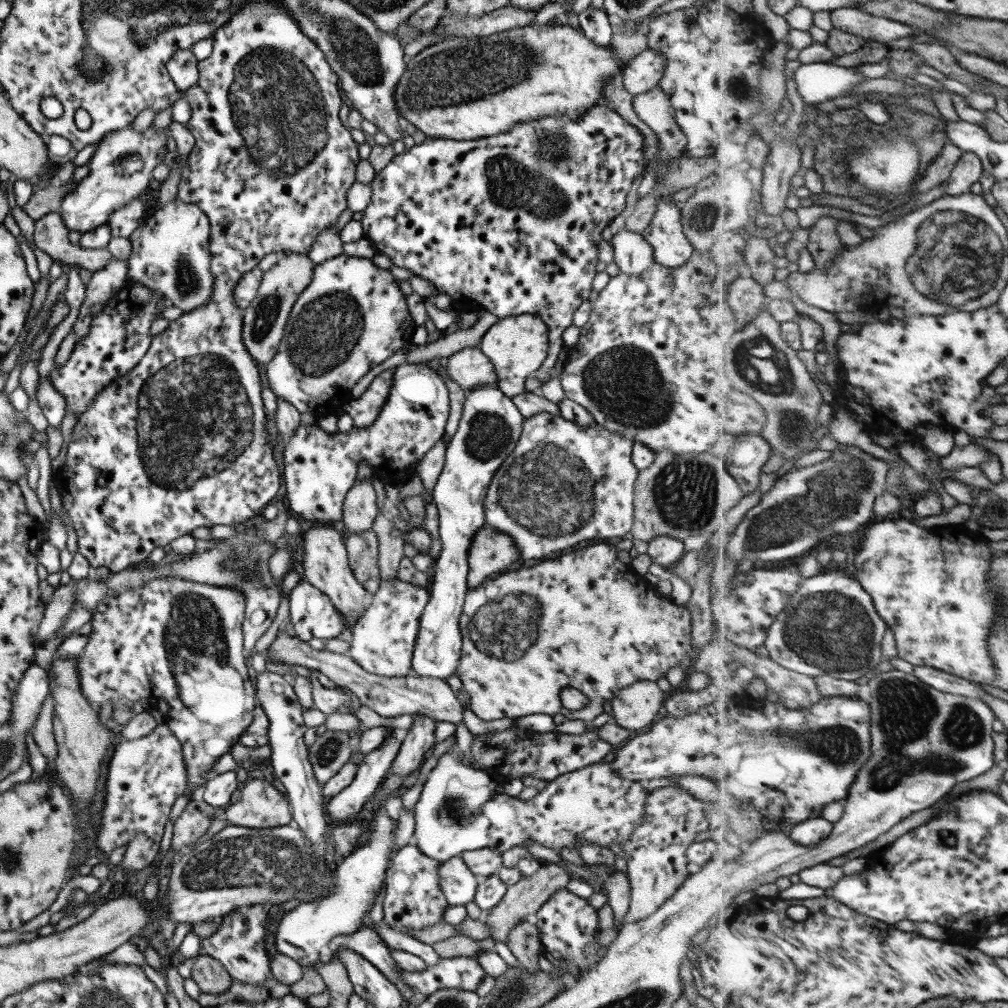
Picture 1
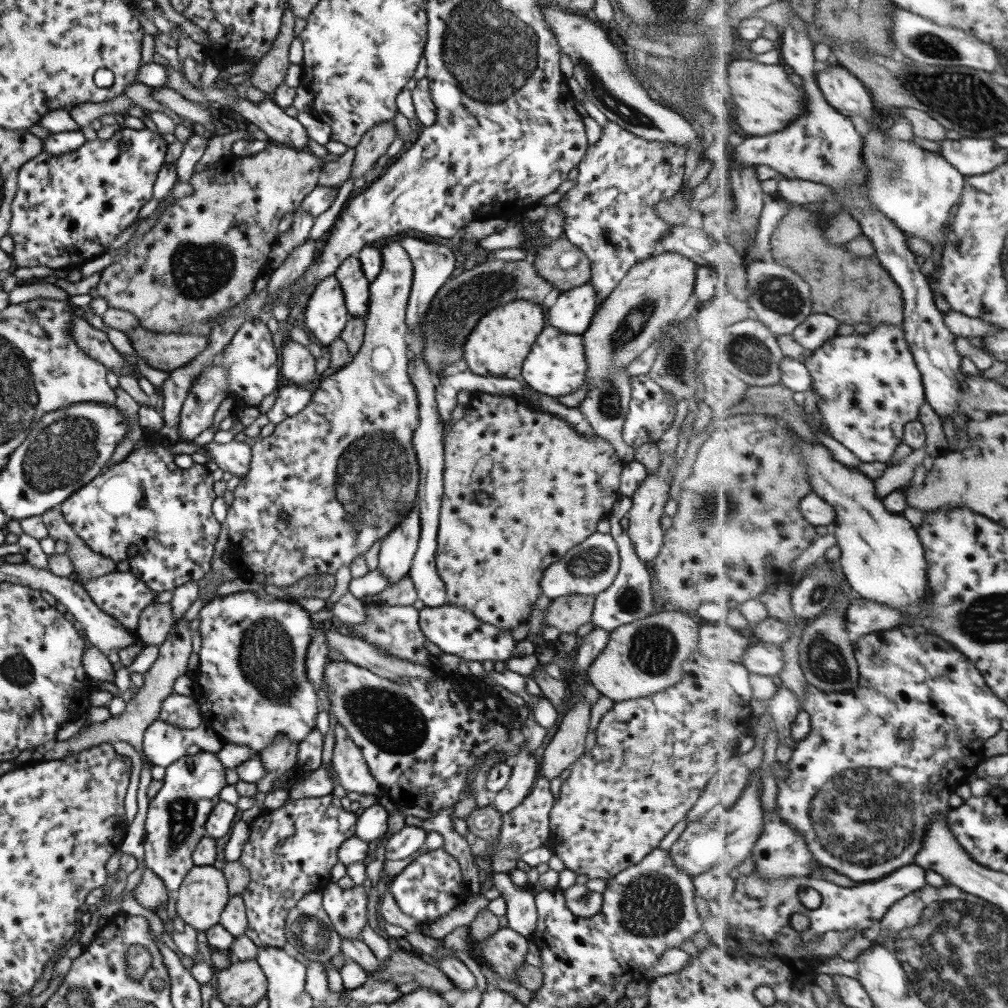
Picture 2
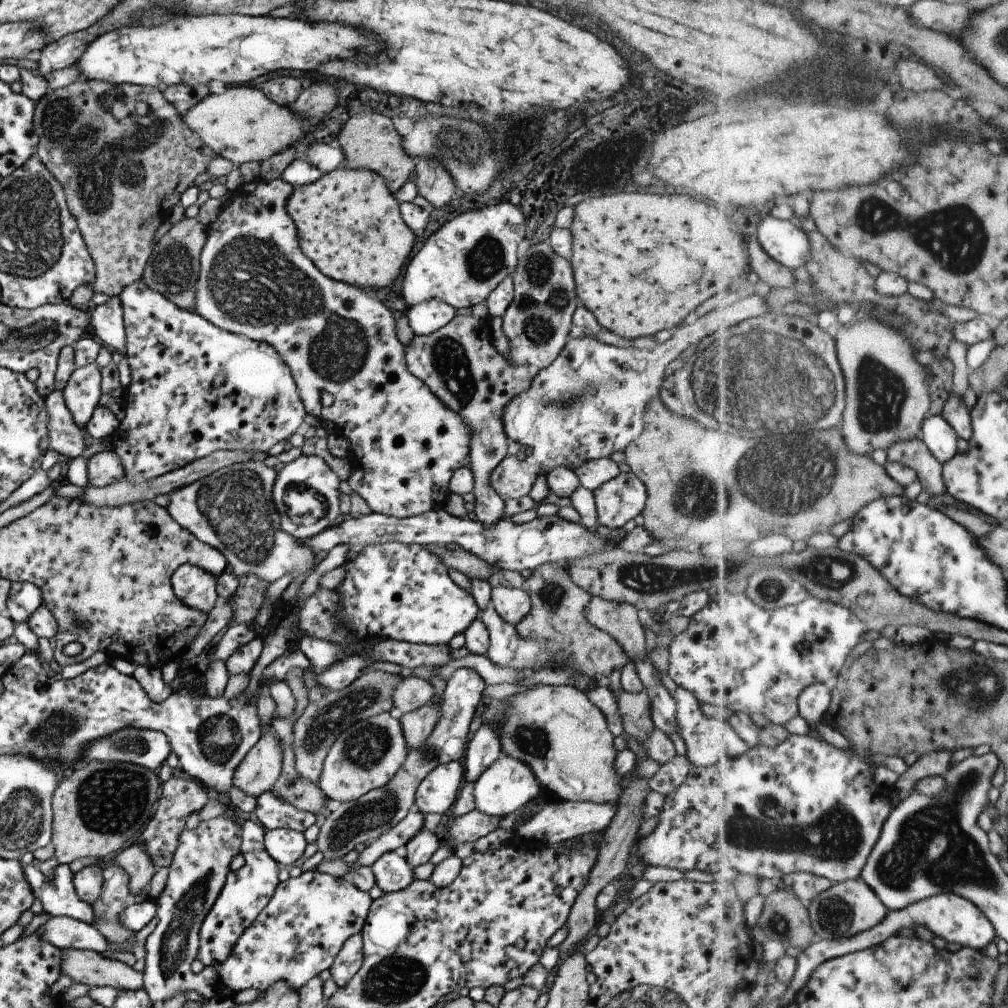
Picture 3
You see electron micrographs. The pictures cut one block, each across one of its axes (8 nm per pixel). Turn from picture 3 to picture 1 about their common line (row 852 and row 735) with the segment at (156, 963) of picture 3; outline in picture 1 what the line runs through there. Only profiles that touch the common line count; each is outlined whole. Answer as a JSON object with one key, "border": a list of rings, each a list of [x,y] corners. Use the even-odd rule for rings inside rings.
{"border":[[[171,577],[170,579],[153,579],[142,582],[141,586],[125,589],[120,593],[107,593],[97,603],[92,612],[89,624],[91,631],[86,635],[85,646],[77,656],[77,674],[81,694],[85,697],[93,708],[100,708],[107,700],[112,703],[116,700],[130,700],[137,702],[139,698],[146,698],[155,702],[163,699],[167,702],[169,710],[166,713],[165,722],[168,723],[173,736],[180,742],[181,754],[185,767],[186,788],[184,792],[190,794],[190,799],[199,796],[201,786],[208,778],[208,772],[213,763],[226,752],[230,752],[232,745],[237,742],[243,729],[252,721],[252,710],[254,703],[255,689],[248,682],[247,666],[244,664],[242,647],[242,622],[244,621],[245,595],[237,589],[227,588],[226,586],[215,586],[209,583],[200,583],[185,579]]]}

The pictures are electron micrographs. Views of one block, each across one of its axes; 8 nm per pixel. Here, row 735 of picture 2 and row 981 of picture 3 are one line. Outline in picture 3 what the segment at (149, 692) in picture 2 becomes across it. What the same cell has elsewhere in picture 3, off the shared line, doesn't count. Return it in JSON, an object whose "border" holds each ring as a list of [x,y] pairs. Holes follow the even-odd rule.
{"border":[[[65,948],[61,952],[59,974],[68,976],[73,983],[94,986],[113,986],[121,990],[142,988],[143,975],[120,961],[103,958],[87,949]]]}

